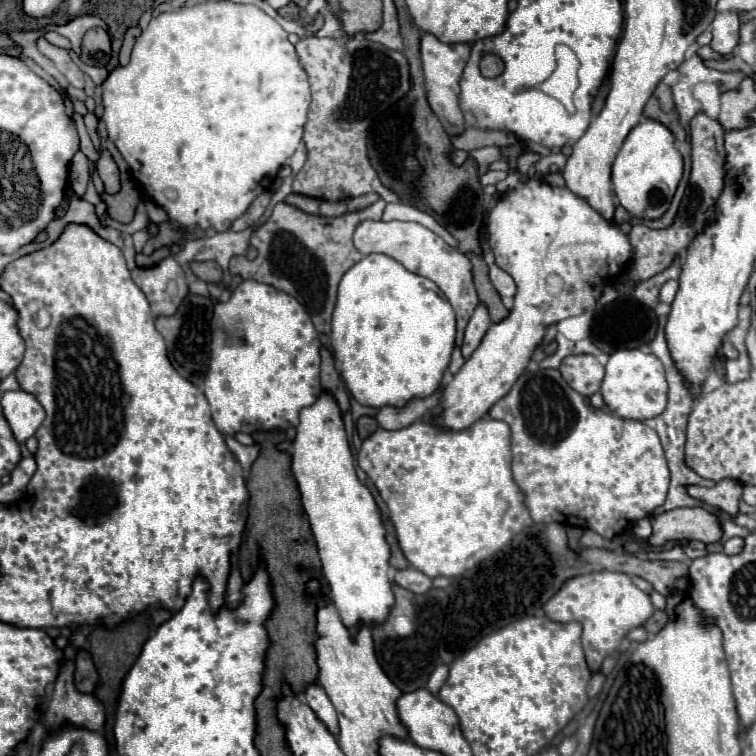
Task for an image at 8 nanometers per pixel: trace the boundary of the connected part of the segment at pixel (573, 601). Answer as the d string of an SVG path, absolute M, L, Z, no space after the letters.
M600 571L600 573L588 573L588 575L578 575L578 577L570 579L544 605L544 611L552 621L582 623L582 627L584 627L582 645L584 645L586 661L592 671L598 671L602 659L620 645L620 641L626 637L626 633L634 627L640 627L652 615L654 605L652 605L650 597L644 591L640 591L628 575Z

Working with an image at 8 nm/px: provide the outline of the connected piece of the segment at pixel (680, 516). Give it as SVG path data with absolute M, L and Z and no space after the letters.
M704 507L672 509L662 515L654 515L654 531L650 543L660 547L670 539L694 539L704 545L722 539L720 519Z

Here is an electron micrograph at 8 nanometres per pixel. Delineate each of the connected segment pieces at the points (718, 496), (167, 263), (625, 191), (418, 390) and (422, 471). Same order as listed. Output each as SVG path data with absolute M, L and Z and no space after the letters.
M722 479L720 483L716 483L716 487L704 489L704 487L688 487L688 493L700 501L704 501L706 505L720 509L724 513L728 513L732 519L738 517L738 501L742 497L742 485L734 479Z
M166 257L154 267L136 267L132 279L148 297L154 317L174 315L188 295L184 271L174 257Z
M640 121L626 137L614 165L612 185L618 203L638 219L660 219L674 197L682 179L682 155L674 147L674 135L658 121Z
M372 253L348 269L338 287L338 301L332 314L330 343L335 367L346 390L366 407L402 407L414 397L430 397L442 385L456 337L454 311L430 279L406 271L388 255Z
M484 417L456 433L444 433L444 429L432 427L424 419L400 431L378 429L362 443L356 461L388 505L404 557L414 569L432 579L440 575L456 577L472 569L510 543L516 533L532 525L532 519L522 505L524 497L512 479L510 427L504 421Z

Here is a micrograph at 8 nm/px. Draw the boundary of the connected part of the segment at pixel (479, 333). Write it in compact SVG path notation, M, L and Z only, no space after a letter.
M480 303L480 305L478 305L478 309L474 311L474 315L472 315L472 319L470 319L468 327L466 327L464 343L462 343L462 347L460 347L460 349L462 349L464 359L468 359L468 357L474 353L474 349L480 345L482 337L486 335L488 327L490 327L490 317L488 317L486 307Z

